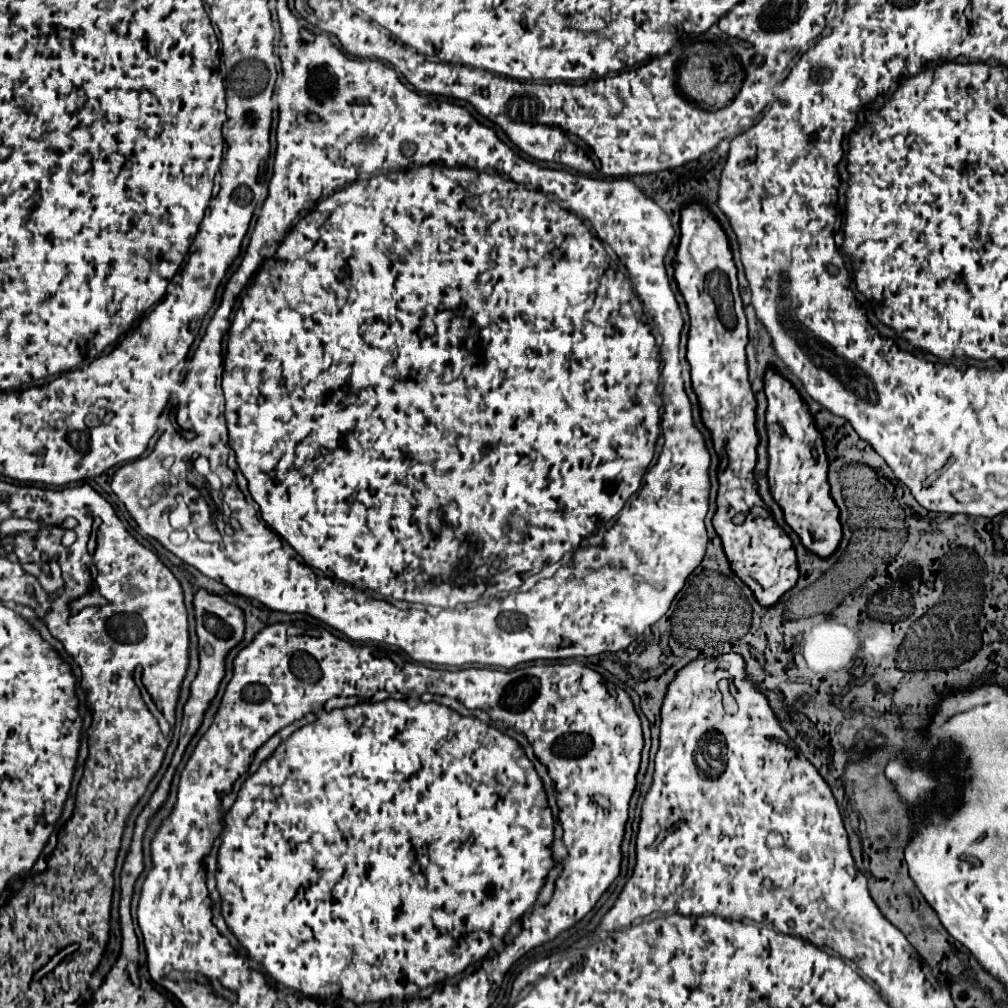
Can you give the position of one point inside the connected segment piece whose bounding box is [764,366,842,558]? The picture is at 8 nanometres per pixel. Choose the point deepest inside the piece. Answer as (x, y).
(797, 472)

